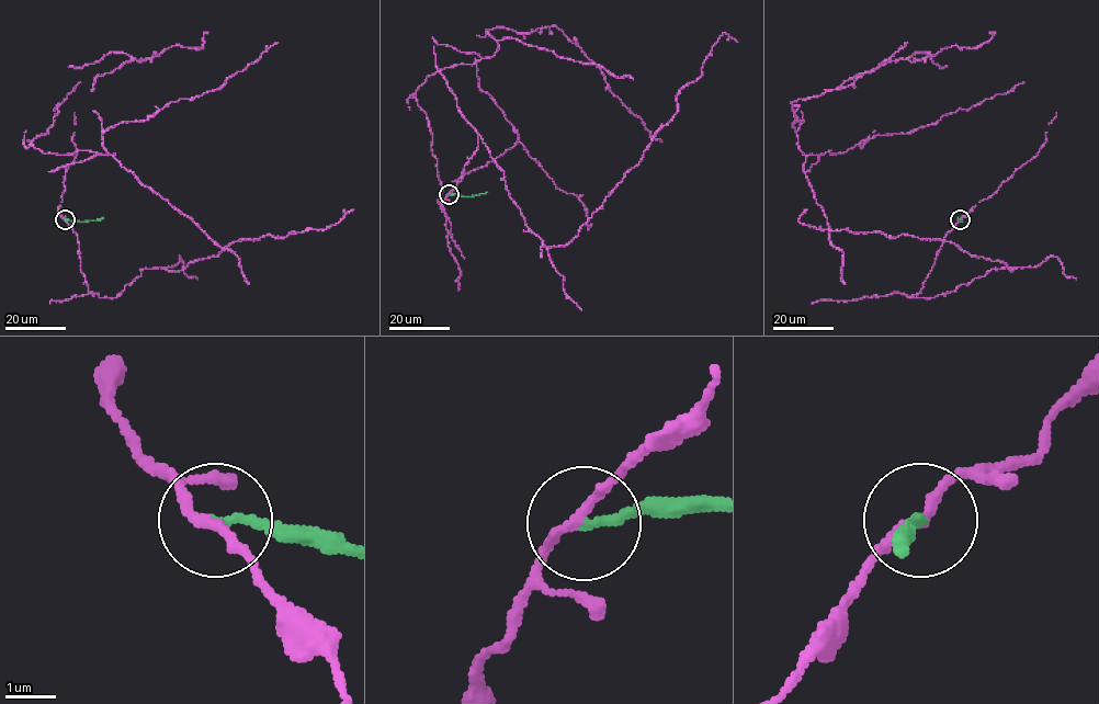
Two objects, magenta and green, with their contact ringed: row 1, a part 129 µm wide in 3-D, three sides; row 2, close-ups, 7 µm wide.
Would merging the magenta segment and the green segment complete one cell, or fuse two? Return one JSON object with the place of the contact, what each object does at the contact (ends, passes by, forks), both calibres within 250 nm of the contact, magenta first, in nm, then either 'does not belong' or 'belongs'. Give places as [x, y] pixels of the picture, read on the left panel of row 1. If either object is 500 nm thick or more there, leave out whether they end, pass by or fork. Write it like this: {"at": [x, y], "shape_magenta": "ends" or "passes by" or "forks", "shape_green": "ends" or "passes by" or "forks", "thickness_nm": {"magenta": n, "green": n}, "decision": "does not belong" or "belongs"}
{"at": [65, 219], "shape_magenta": "passes by", "shape_green": "ends", "thickness_nm": {"magenta": 180, "green": 180}, "decision": "does not belong"}

